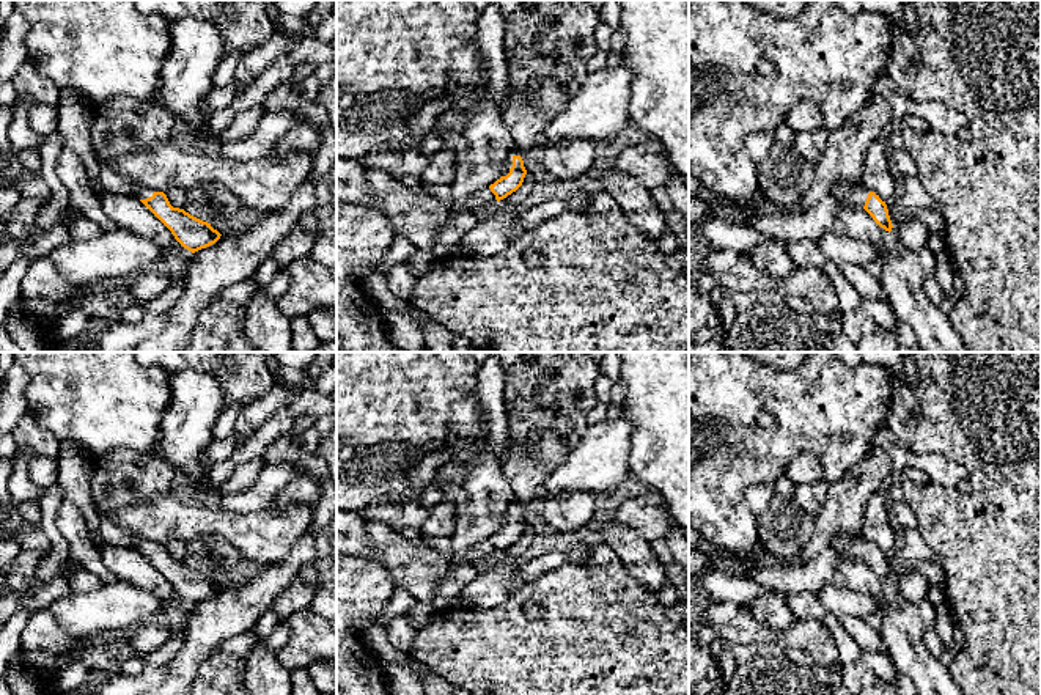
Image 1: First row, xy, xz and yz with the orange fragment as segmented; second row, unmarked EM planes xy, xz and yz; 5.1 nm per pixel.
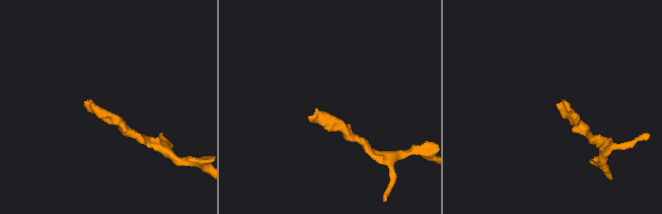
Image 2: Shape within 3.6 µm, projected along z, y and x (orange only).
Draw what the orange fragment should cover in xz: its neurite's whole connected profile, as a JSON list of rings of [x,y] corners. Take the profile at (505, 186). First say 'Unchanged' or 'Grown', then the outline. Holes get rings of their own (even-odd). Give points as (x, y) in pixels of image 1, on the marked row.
Grown. [[[513,156],[505,164],[502,178],[489,186],[491,192],[495,195],[495,200],[500,201],[516,192],[527,175],[524,160],[520,156]]]

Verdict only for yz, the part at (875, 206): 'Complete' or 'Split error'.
Split error

